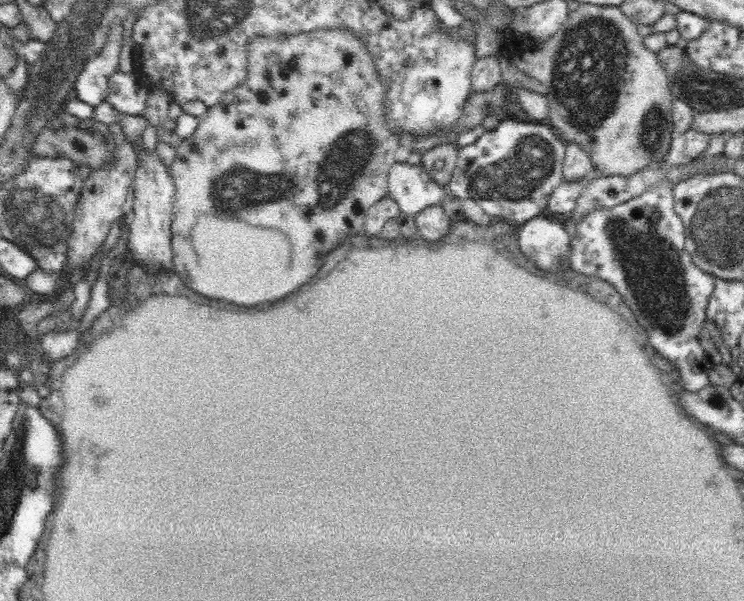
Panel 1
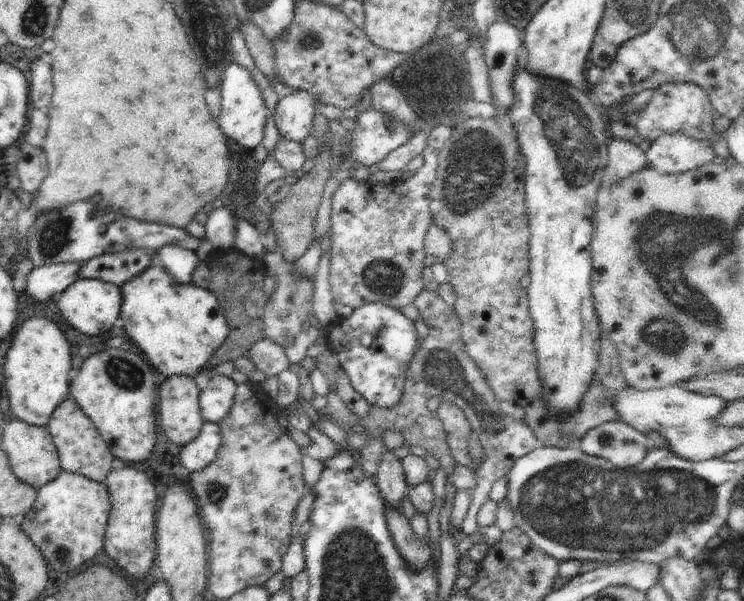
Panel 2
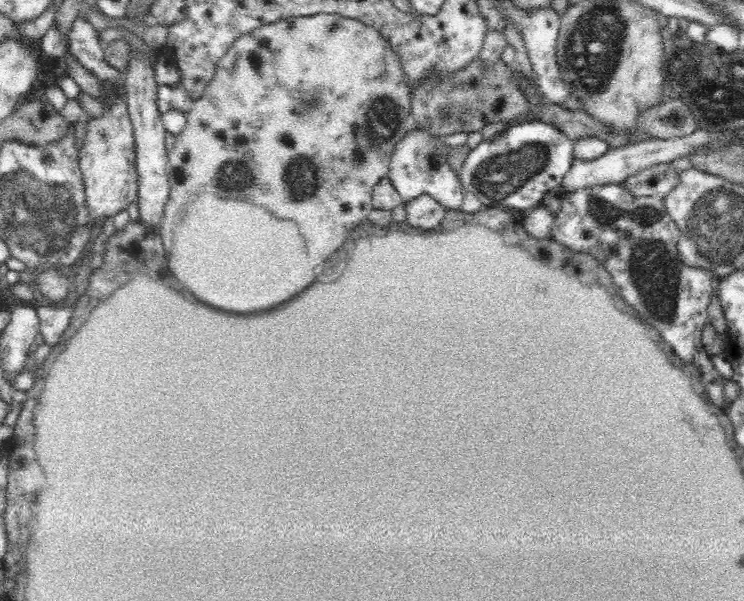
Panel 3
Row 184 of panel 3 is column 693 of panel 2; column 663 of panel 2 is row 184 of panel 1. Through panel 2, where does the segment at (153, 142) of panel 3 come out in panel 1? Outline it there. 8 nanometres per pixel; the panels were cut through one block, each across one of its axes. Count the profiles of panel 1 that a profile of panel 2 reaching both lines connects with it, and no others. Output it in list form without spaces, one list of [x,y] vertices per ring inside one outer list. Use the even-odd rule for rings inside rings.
[[[137,147],[138,168],[134,178],[135,202],[129,222],[127,250],[131,260],[146,274],[156,275],[161,271],[172,271],[172,234],[173,198],[175,184],[169,169],[158,158],[155,150],[149,151]]]

